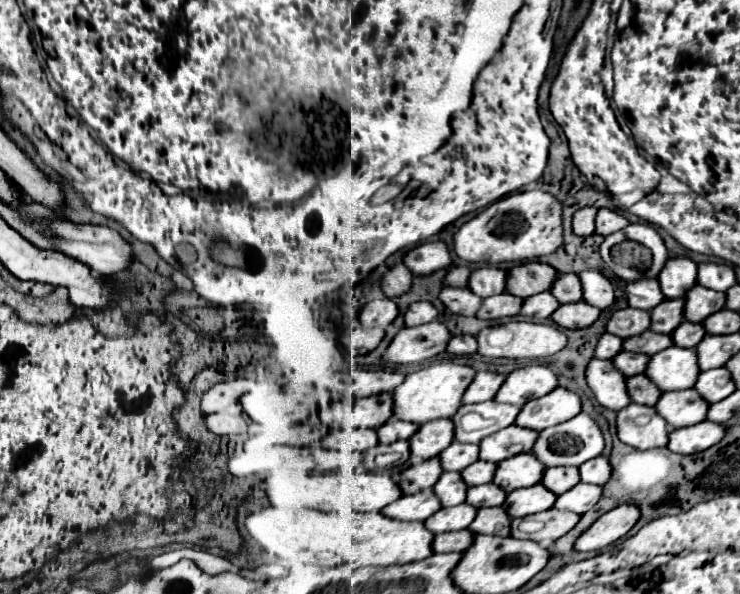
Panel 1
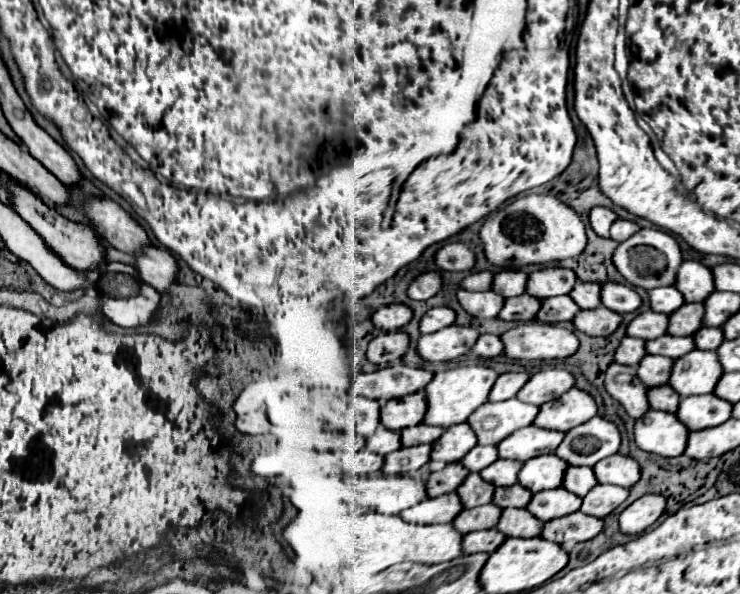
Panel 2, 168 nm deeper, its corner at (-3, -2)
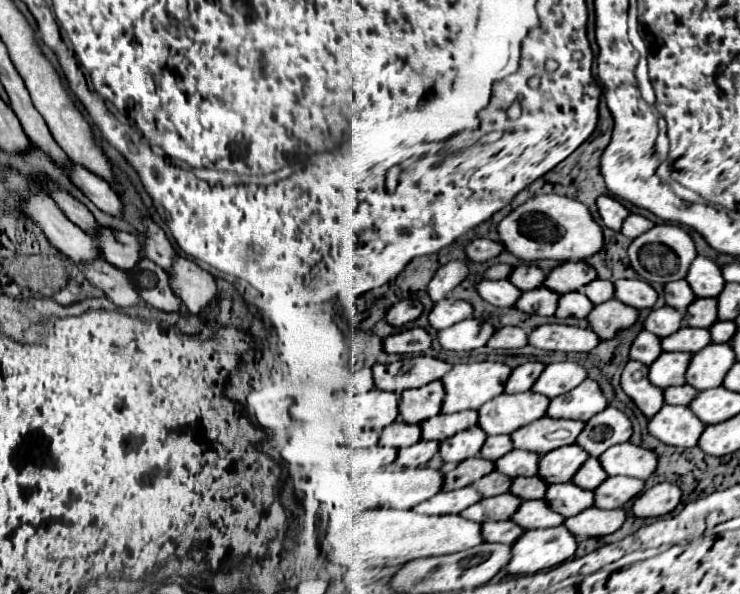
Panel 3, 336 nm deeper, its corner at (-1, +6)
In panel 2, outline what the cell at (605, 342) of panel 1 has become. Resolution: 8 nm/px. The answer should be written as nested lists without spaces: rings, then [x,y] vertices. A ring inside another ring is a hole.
[[[626,336],[626,338],[620,342],[620,346],[618,346],[618,350],[616,350],[614,360],[616,360],[618,364],[638,366],[638,364],[640,364],[640,360],[646,356],[644,344],[646,344],[646,342],[644,342],[644,340],[640,340],[640,338],[630,338],[630,336]]]

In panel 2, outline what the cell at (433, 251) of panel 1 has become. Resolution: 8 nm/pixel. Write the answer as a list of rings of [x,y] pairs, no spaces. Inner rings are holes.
[[[452,242],[442,246],[436,256],[436,266],[446,272],[472,270],[474,264],[476,264],[476,254],[462,242]]]

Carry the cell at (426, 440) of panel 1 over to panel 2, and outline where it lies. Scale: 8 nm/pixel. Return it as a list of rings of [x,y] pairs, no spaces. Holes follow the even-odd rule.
[[[454,424],[452,428],[446,428],[444,436],[432,444],[432,454],[430,458],[436,462],[460,462],[466,452],[476,446],[476,434],[468,424]]]

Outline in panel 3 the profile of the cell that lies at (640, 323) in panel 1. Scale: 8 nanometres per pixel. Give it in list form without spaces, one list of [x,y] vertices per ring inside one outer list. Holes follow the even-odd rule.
[[[670,306],[654,308],[644,320],[644,330],[656,334],[658,338],[674,334],[680,326],[682,326],[682,312]]]

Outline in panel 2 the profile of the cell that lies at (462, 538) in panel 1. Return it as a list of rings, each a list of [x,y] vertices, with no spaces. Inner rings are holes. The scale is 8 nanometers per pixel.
[[[478,530],[464,536],[464,554],[488,552],[492,554],[506,538],[498,530]]]

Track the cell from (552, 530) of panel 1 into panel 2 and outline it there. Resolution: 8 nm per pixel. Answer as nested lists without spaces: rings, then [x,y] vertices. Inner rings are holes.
[[[574,512],[556,520],[550,520],[542,528],[542,538],[556,542],[556,544],[566,544],[570,540],[574,542],[586,542],[598,536],[604,528],[604,522],[600,518]]]

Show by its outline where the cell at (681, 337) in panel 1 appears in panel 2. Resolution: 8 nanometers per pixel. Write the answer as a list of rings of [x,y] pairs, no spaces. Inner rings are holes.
[[[702,326],[694,334],[694,340],[696,340],[696,348],[700,350],[716,350],[724,342],[724,332],[720,332],[720,328]]]

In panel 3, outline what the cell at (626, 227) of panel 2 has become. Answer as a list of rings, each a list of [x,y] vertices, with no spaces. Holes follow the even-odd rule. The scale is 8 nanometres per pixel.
[[[630,214],[630,216],[624,220],[624,224],[622,224],[622,230],[620,230],[620,232],[632,240],[634,236],[640,236],[642,232],[650,230],[652,226],[654,226],[654,224],[652,224],[648,218],[638,216],[638,214]]]

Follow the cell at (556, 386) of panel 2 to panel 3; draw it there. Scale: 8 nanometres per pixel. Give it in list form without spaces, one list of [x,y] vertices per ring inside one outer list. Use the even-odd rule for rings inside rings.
[[[576,362],[548,364],[530,390],[544,394],[548,398],[554,398],[576,388],[582,380],[586,380],[586,376],[588,376],[586,370]]]

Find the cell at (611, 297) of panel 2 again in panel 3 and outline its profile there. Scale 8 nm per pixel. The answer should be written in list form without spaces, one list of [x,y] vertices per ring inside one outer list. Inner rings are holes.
[[[634,278],[634,280],[616,280],[614,298],[632,308],[644,310],[644,308],[654,308],[658,294],[648,282]]]

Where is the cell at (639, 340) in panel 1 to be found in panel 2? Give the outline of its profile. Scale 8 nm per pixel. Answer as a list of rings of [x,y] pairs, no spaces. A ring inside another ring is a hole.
[[[670,334],[646,342],[648,354],[660,354],[660,356],[668,356],[674,360],[692,352],[694,348],[696,348],[696,344],[692,338],[678,338],[678,336],[670,336]]]

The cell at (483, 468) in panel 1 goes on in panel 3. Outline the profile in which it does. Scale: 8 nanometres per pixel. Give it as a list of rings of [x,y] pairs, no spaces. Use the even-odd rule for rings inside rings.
[[[510,450],[502,458],[494,462],[496,470],[500,474],[506,474],[510,478],[518,476],[534,476],[538,472],[538,460],[540,456],[536,452],[526,452],[526,450]]]

